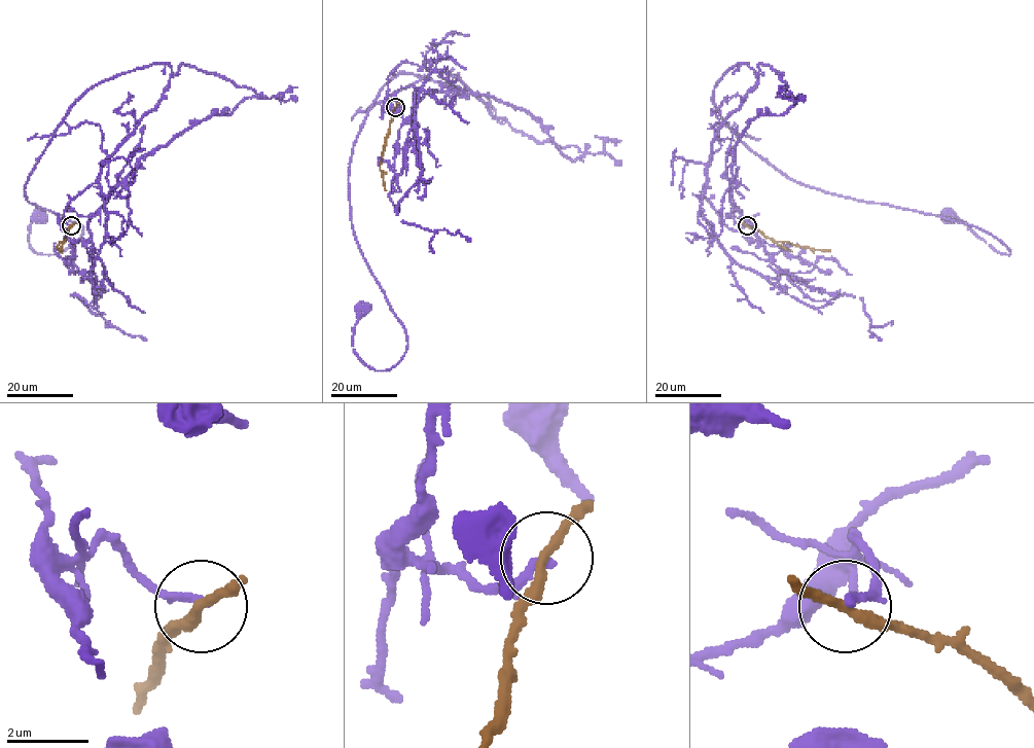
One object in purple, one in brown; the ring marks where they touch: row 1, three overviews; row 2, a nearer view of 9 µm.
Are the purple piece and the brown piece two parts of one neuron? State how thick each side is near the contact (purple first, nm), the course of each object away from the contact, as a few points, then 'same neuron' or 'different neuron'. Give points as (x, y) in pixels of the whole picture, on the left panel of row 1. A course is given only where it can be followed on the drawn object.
200/240 nm | purple via (71, 225), (168, 64), (91, 86), (29, 176), (26, 200), (80, 237), (38, 254), (38, 216) | brown via (71, 225), (56, 247), (62, 251) | different neuron

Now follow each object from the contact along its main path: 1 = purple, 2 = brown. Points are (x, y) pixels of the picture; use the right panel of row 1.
1: (748, 225), (701, 193), (756, 84), (740, 63), (714, 104), (787, 176), (1010, 254), (949, 216)
2: (748, 225), (774, 241), (830, 251)

